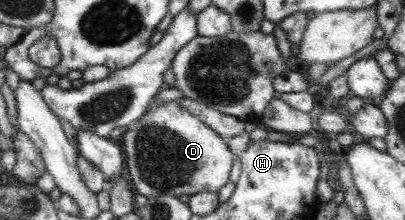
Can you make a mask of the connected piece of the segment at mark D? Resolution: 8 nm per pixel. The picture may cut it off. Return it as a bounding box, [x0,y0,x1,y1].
[119,100,235,197]

